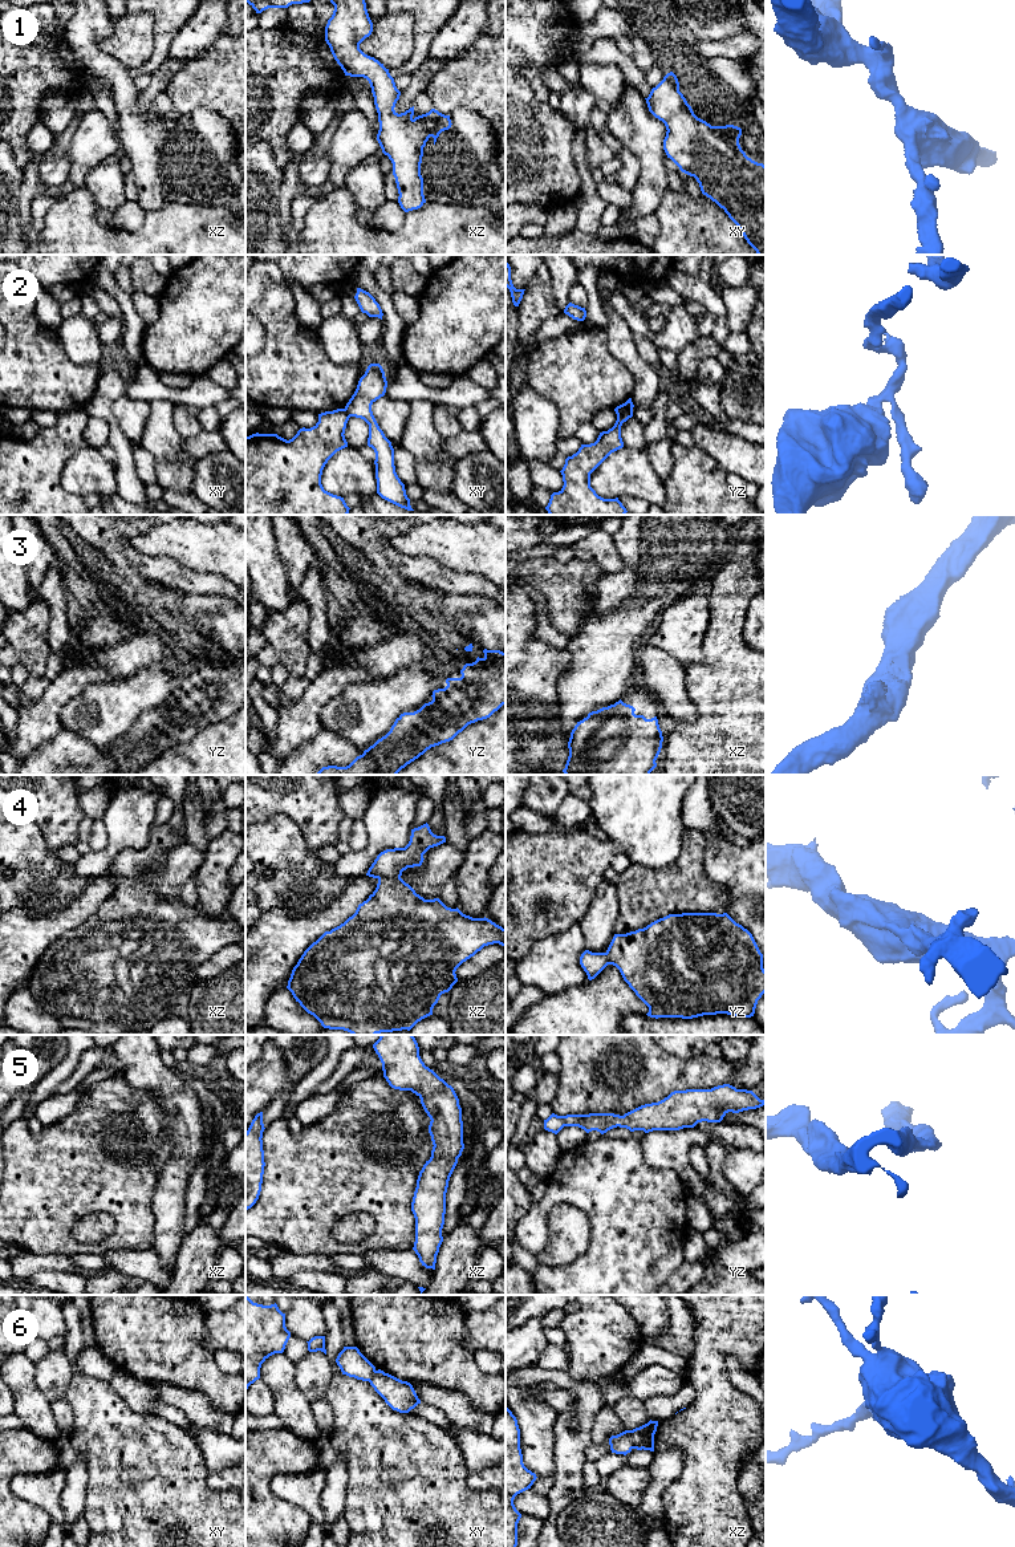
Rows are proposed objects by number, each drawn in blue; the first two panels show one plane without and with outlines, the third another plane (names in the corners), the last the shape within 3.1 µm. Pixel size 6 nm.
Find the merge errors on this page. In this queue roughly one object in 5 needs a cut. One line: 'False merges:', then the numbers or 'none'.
False merges: 2, 6

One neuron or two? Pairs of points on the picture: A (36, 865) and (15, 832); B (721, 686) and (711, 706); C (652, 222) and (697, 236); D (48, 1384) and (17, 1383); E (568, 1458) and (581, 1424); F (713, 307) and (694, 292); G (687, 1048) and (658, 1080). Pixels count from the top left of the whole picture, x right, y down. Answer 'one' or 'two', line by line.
A: one
B: one
C: two
D: two
E: one
F: one
G: two

